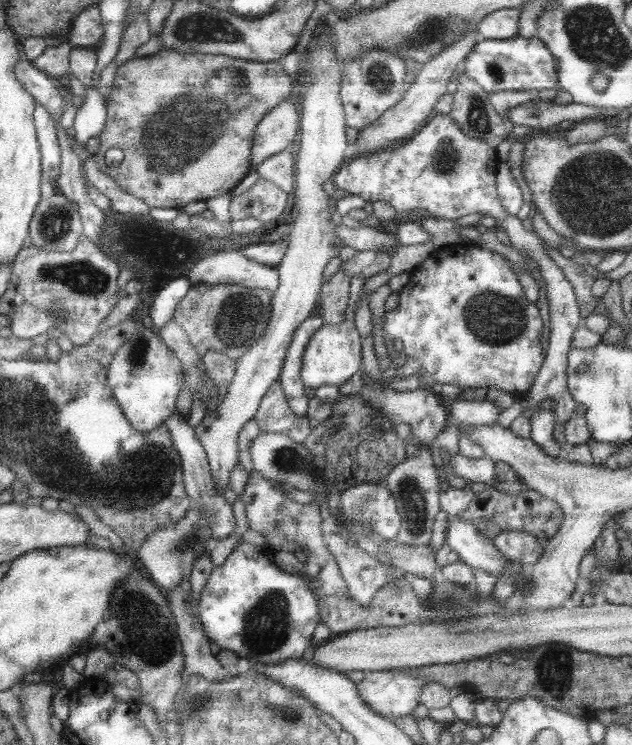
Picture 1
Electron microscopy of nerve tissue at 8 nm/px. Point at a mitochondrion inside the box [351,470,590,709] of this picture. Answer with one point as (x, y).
(555, 670)

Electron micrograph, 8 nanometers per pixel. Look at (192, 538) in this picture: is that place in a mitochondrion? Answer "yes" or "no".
yes

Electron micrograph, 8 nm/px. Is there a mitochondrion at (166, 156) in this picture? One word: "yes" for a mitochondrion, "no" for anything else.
yes

